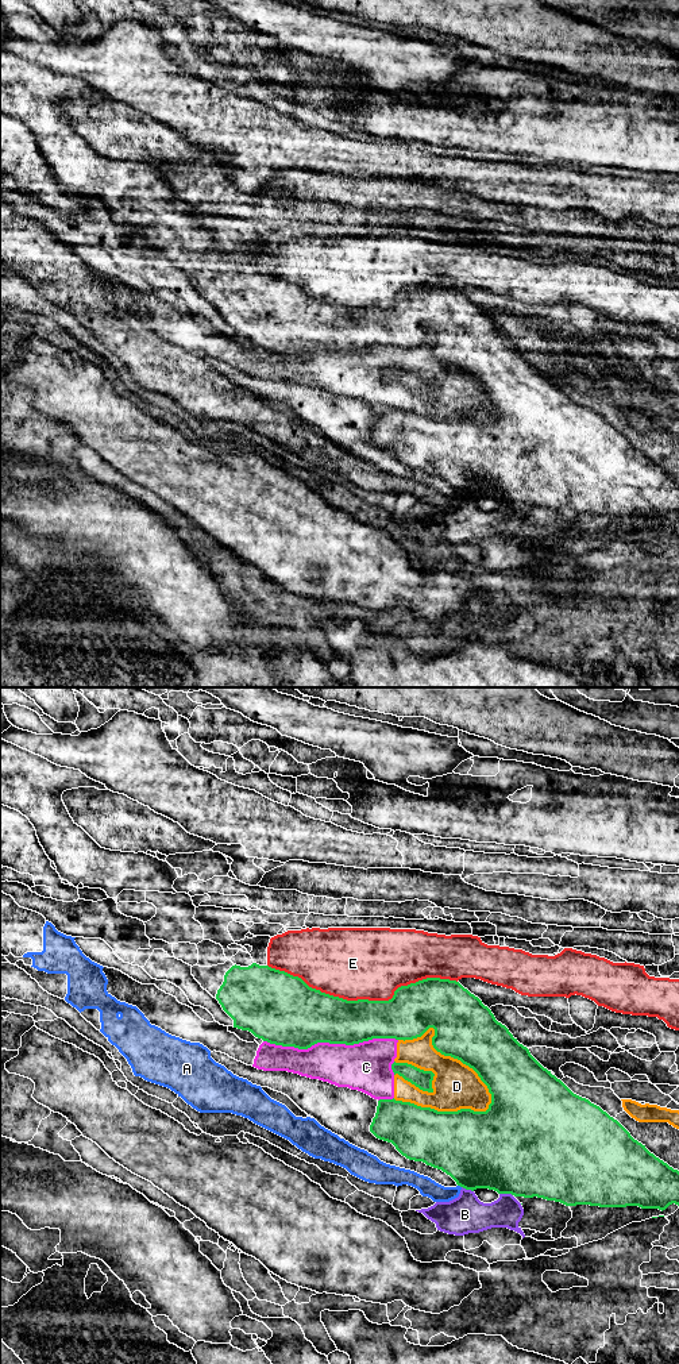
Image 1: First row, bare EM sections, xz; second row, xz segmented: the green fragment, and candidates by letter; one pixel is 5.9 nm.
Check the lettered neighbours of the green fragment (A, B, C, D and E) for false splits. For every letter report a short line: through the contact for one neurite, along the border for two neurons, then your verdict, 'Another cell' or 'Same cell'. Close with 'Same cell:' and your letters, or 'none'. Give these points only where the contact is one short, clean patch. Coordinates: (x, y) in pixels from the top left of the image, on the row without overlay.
A: Another cell
B: Another cell
C: Another cell
D: Another cell
E: Another cell
Same cell: none

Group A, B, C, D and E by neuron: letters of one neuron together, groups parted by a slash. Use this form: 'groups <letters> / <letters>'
groups A / B / C D / E

